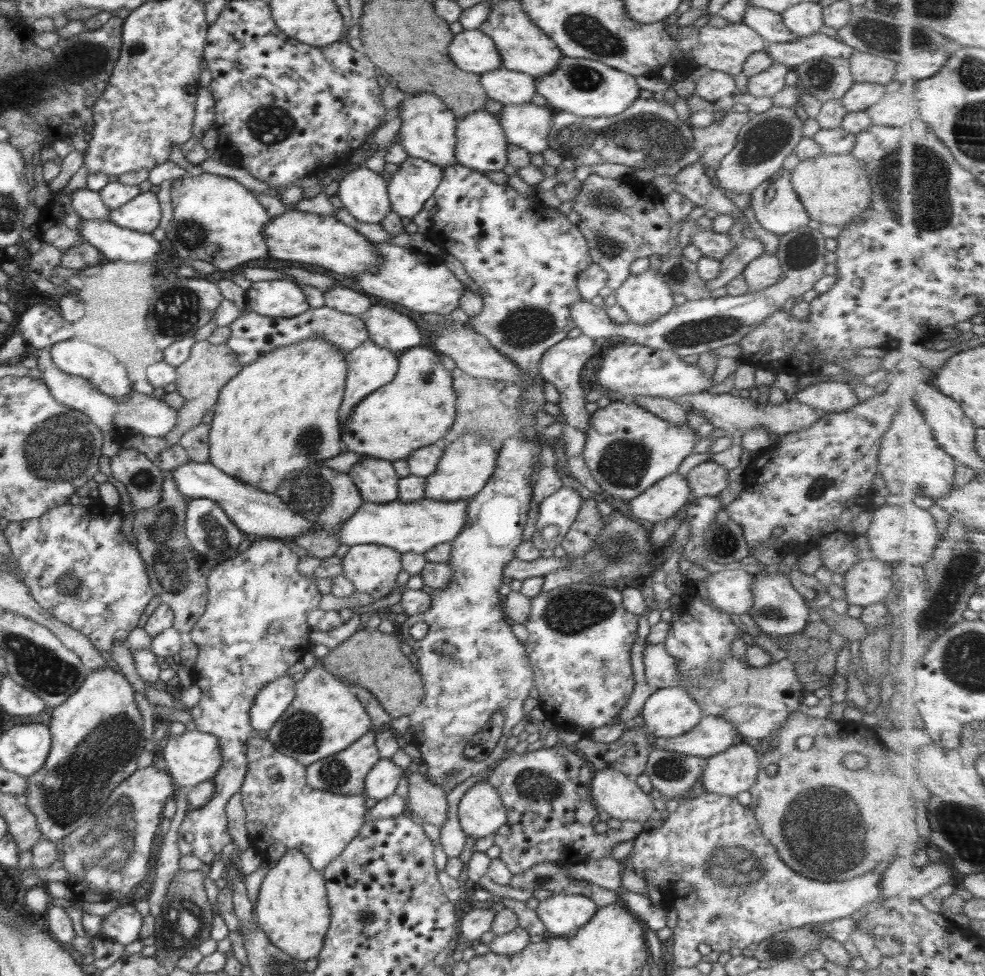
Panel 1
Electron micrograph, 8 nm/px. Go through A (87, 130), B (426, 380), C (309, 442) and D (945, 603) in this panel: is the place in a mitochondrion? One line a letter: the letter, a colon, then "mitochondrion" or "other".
A: other
B: mitochondrion
C: mitochondrion
D: mitochondrion

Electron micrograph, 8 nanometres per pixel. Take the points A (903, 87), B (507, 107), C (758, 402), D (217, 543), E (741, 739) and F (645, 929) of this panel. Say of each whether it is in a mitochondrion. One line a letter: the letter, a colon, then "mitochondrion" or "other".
A: other
B: other
C: other
D: mitochondrion
E: other
F: other

